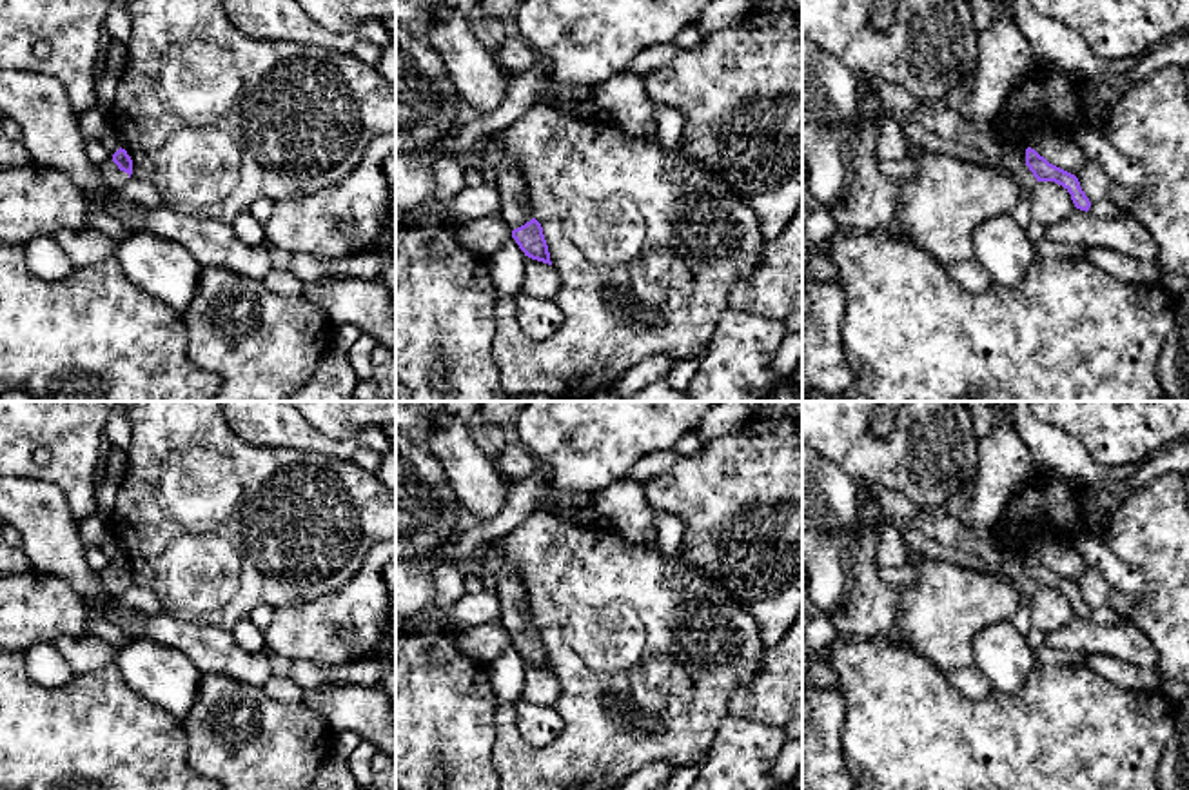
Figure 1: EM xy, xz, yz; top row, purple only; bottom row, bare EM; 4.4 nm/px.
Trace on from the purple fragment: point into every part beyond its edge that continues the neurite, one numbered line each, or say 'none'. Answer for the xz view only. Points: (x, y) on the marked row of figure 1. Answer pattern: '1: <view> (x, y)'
1: xz (516, 209)

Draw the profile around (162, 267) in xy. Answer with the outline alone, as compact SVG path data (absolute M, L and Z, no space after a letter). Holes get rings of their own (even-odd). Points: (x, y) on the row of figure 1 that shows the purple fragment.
M134 231L129 238L114 242L111 258L133 285L180 314L192 301L203 271L182 243L149 231Z

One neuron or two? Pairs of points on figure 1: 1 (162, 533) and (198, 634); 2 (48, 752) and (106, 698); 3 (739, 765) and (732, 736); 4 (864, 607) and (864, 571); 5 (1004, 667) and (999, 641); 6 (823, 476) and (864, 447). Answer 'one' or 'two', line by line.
1: two
2: one
3: one
4: one
5: one
6: two

